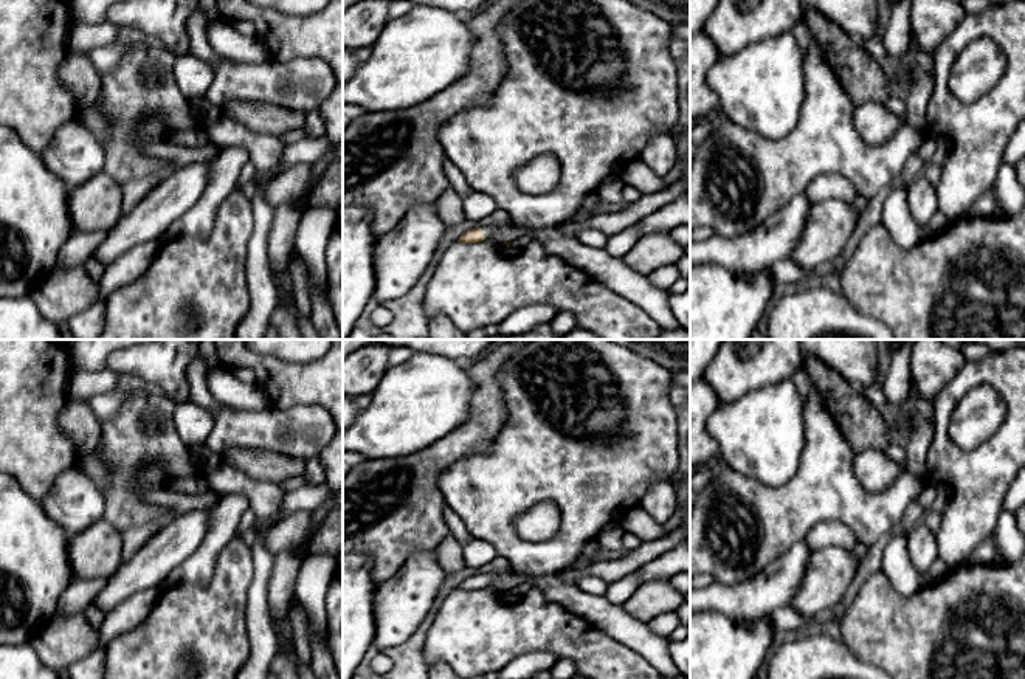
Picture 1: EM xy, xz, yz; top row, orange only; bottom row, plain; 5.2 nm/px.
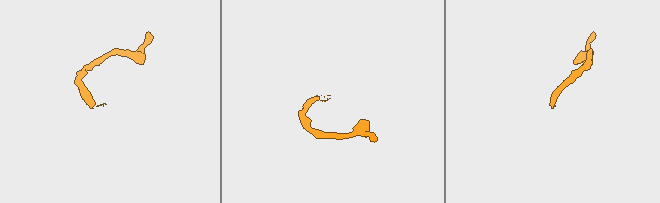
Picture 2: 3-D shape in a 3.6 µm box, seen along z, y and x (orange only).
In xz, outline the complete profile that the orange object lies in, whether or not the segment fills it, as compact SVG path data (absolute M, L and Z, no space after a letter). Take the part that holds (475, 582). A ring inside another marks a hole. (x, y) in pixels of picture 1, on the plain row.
M513 569L498 574L475 574L464 580L457 589L478 591L485 586L496 586L502 592L510 592L512 588L524 581L530 581L533 588L541 589L552 601L560 603L569 612L585 619L645 657L662 677L681 674L670 657L668 637L656 637L647 623L631 617L623 611L622 605L609 603L603 595L591 595L577 584L566 583L560 572L541 577L530 577Z

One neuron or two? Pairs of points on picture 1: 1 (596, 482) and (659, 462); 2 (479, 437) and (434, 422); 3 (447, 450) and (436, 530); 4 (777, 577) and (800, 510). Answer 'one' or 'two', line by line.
1: one
2: two
3: one
4: two

